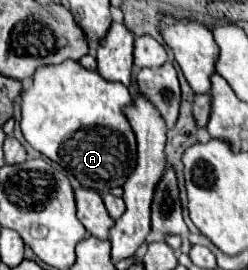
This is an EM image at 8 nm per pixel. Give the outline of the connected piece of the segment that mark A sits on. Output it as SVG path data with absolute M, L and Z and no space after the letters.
M62 61L58 65L38 67L32 75L32 87L24 89L20 97L22 135L36 151L62 165L84 187L98 193L108 193L112 185L124 185L128 173L136 165L136 137L128 119L122 113L122 107L130 105L132 101L128 87L116 81L106 81L98 71L88 71L78 61Z

